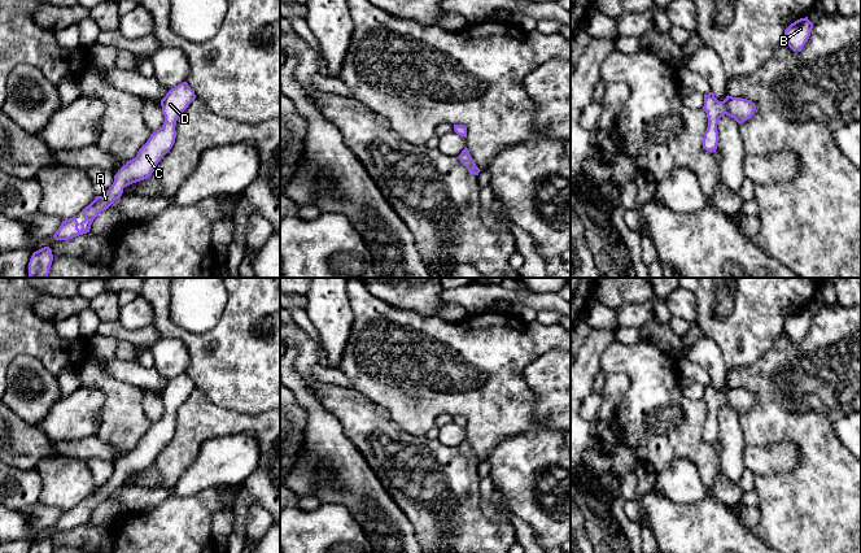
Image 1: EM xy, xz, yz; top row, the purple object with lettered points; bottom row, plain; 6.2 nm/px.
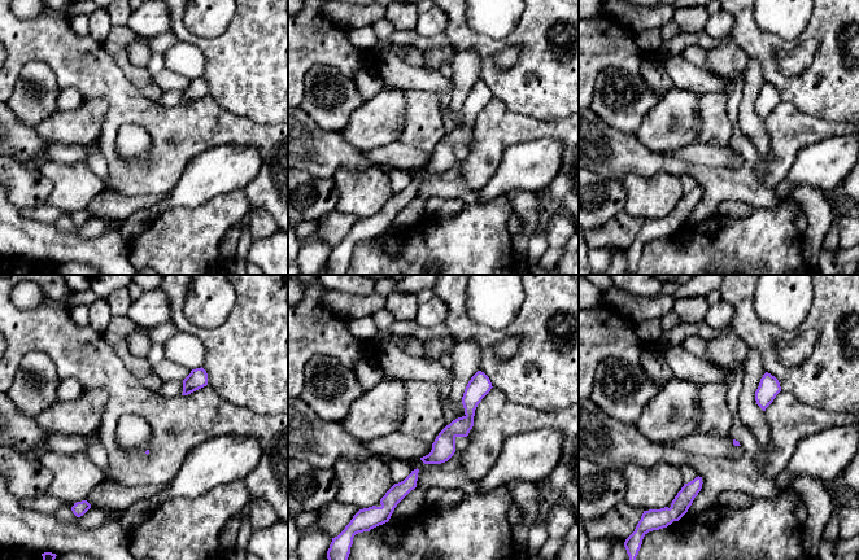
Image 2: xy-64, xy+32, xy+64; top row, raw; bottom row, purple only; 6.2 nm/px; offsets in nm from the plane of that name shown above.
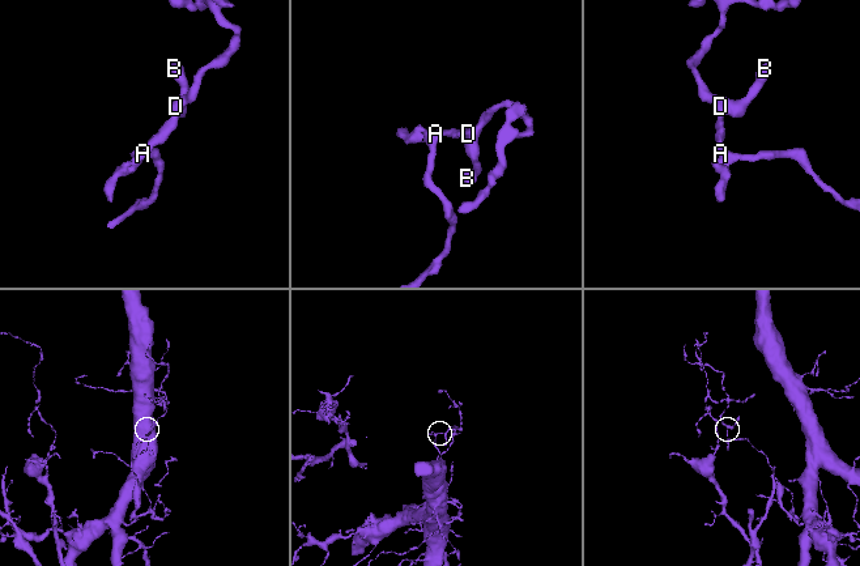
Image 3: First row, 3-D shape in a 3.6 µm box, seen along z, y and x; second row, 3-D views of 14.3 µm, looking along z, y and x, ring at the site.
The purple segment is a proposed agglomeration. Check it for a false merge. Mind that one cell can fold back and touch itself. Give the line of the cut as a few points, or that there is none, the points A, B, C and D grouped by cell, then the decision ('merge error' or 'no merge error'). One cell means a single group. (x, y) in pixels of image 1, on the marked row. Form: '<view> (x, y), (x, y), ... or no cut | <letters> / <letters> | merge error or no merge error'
no cut | A B C D | no merge error

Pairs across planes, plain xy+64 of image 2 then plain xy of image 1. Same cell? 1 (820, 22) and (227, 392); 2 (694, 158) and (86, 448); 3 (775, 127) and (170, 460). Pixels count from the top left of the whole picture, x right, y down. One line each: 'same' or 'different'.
1: same
2: same
3: same

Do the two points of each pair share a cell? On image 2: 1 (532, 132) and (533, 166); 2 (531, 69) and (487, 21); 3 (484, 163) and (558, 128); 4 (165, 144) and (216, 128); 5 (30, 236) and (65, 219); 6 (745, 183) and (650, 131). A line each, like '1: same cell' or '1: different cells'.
1: different cells
2: different cells
3: same cell
4: same cell
5: different cells
6: different cells

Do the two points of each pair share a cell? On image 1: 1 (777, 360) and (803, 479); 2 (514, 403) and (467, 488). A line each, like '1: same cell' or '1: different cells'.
1: same cell
2: different cells

